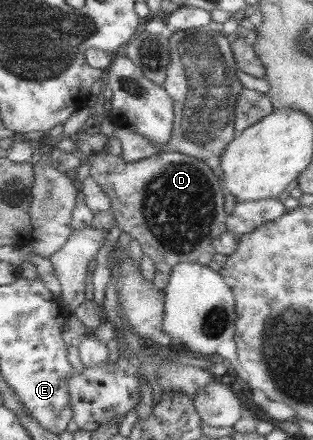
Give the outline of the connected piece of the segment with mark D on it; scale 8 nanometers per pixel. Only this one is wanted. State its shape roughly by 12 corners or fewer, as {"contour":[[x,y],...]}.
{"contour":[[180,150],[88,160],[166,290],[224,237],[223,179]]}

